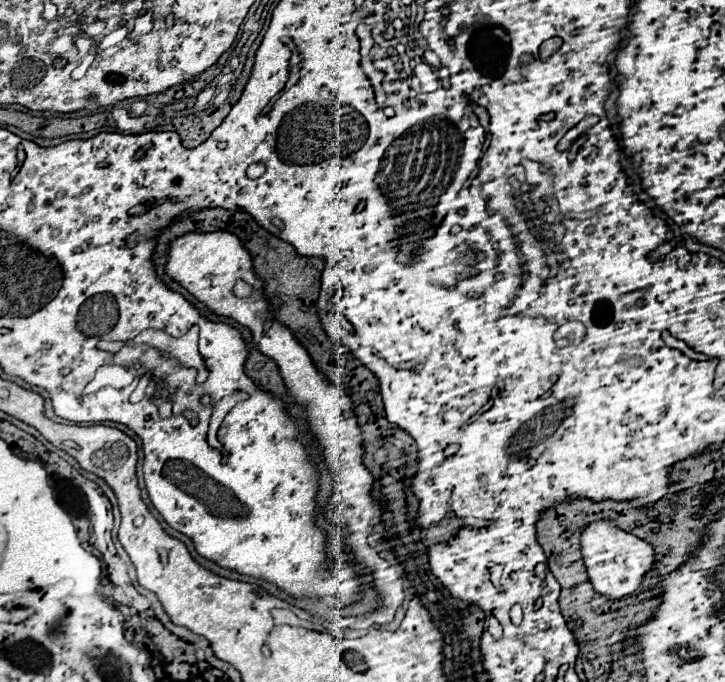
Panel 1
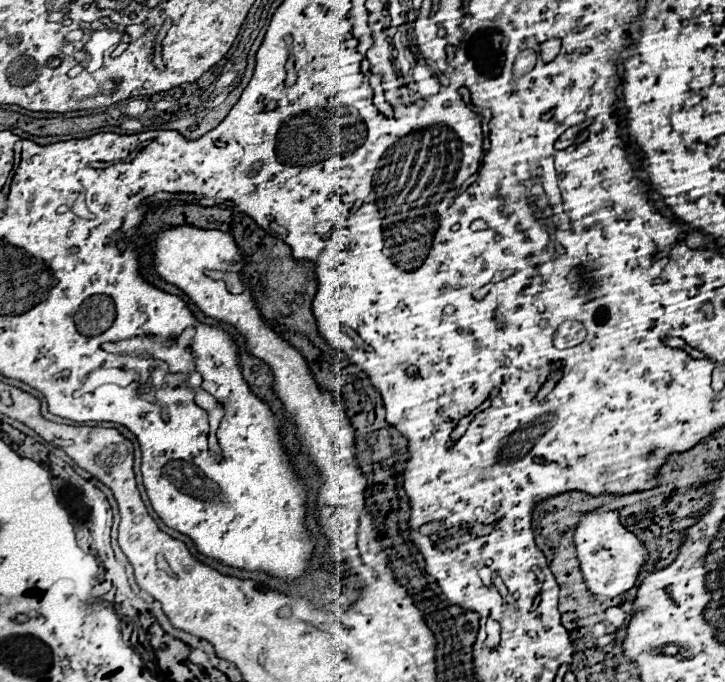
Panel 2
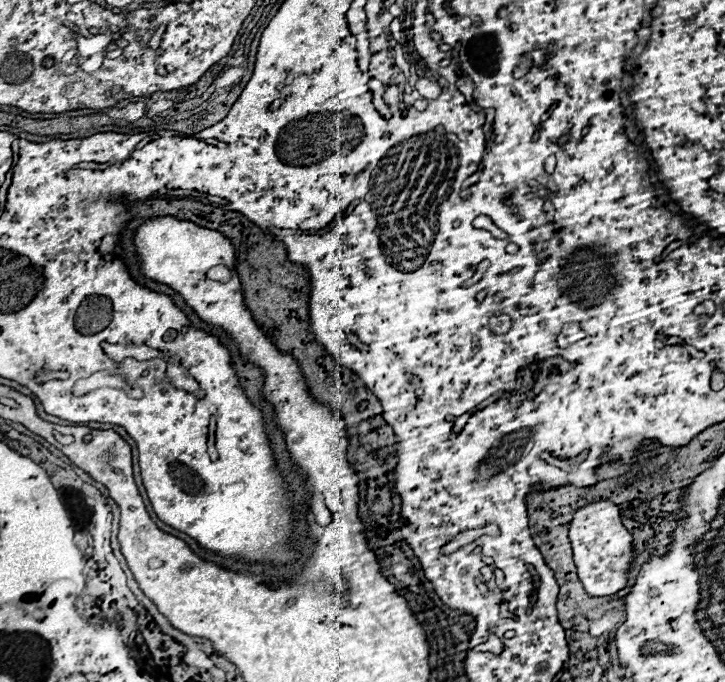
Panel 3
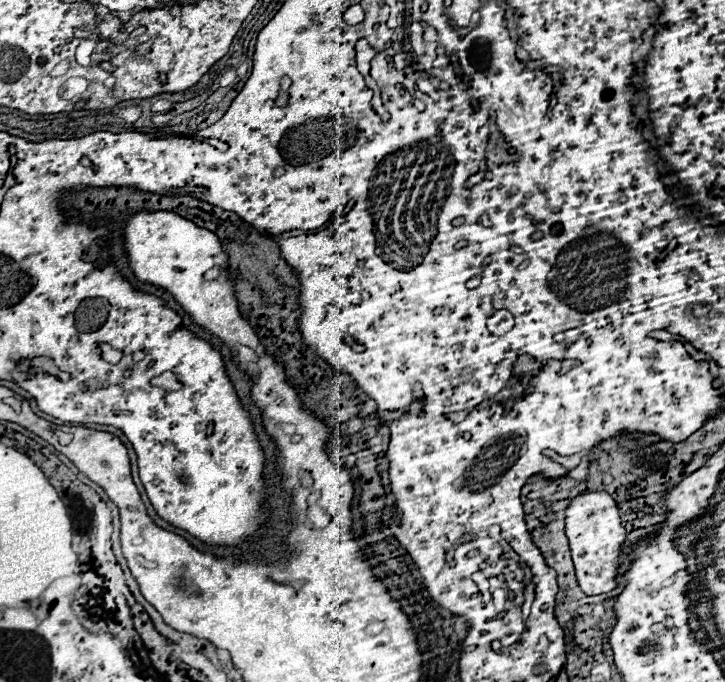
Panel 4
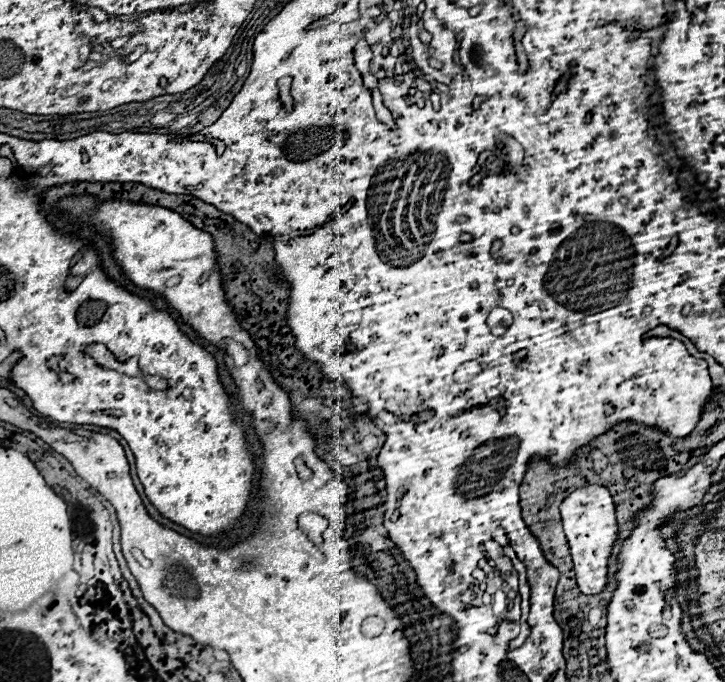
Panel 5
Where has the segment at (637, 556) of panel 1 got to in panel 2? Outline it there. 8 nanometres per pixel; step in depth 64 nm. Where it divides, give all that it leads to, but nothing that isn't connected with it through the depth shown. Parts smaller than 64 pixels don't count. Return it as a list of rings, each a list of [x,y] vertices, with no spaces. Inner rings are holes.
[[[602,508],[580,516],[580,522],[574,528],[574,544],[582,578],[594,596],[614,598],[630,590],[636,582],[642,564],[648,558],[648,550],[642,546],[642,542],[620,524],[618,512],[606,512]]]

